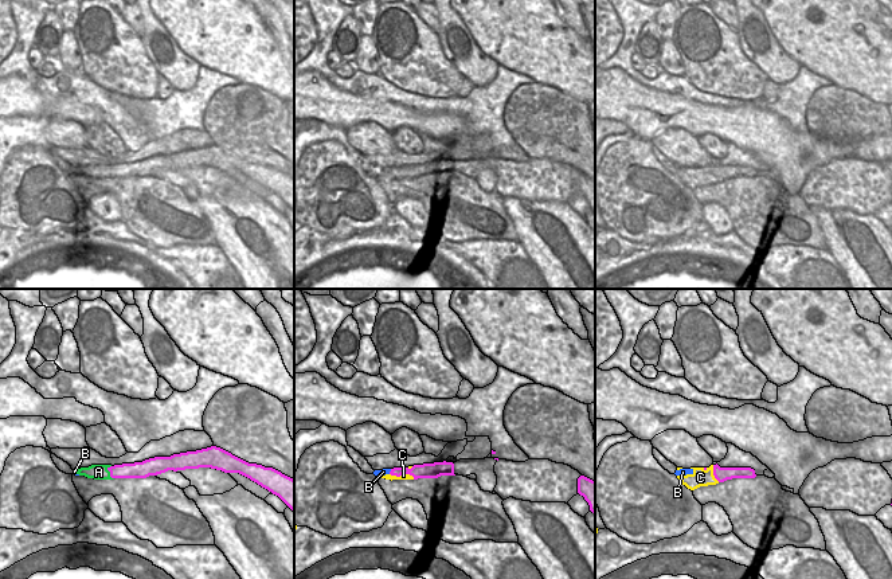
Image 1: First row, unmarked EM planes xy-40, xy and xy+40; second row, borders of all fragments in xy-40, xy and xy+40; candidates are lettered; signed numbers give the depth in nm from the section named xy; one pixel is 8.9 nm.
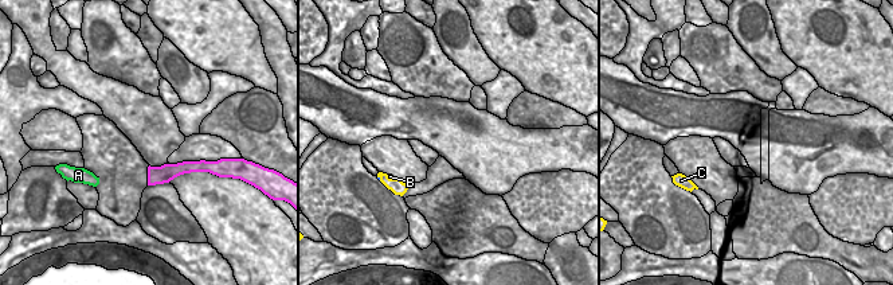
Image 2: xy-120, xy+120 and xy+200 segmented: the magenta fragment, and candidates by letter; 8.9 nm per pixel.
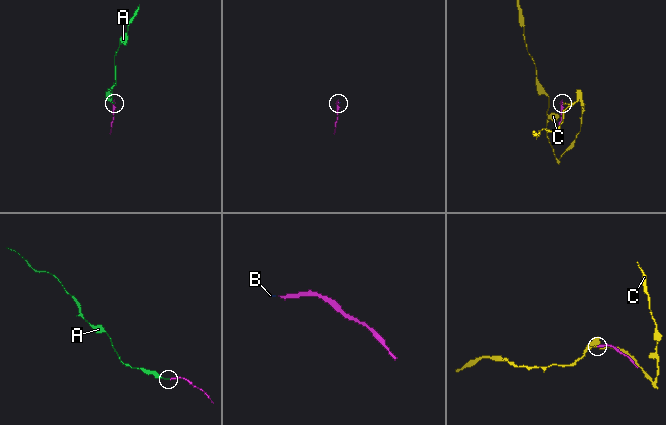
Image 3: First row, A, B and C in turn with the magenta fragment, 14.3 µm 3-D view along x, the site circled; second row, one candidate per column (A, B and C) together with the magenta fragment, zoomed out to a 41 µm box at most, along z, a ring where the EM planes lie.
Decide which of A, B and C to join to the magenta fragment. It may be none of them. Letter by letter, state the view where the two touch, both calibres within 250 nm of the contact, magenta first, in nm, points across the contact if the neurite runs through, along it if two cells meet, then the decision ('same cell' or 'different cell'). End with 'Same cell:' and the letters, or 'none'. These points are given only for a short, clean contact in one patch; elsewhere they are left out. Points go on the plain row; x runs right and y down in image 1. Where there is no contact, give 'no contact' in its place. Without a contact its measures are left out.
A: contact in xy-40; calibres 140 and 140 nm; way xy-40 (126, 169), (109, 169), (98, 171); same cell
B: contact in xy; calibres 120 and 50 nm; different cell
C: contact in xy; calibres 140 and 50 nm; border xy (390, 172), (396, 175), (410, 173), (414, 177); different cell
Same cell: A

